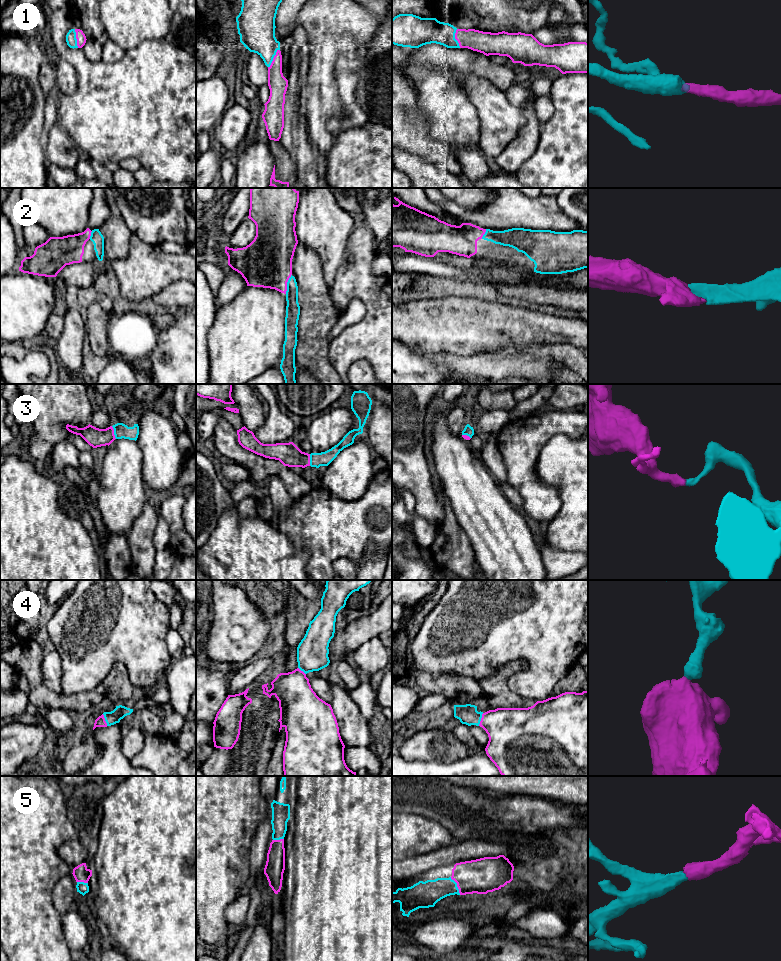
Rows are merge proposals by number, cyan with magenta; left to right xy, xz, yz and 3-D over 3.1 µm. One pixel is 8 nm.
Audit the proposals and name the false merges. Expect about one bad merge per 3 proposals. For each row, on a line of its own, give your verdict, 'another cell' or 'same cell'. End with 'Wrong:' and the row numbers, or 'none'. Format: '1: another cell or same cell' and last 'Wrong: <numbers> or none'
1: same cell
2: same cell
3: same cell
4: same cell
5: same cell
Wrong: none

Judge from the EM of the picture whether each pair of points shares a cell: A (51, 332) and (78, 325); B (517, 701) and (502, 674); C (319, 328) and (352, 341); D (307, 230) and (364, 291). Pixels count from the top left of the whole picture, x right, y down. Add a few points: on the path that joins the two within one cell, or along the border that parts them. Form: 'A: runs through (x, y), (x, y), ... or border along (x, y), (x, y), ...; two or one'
A: border along (64, 317), (63, 330), (53, 343); two
B: runs through (510, 696), (502, 688), (502, 681); one
C: border along (328, 342), (328, 359), (332, 365); two
D: border along (346, 243), (345, 263), (329, 287); two

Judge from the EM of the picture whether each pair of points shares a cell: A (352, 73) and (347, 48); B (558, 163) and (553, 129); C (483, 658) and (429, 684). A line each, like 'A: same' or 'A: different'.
A: same
B: same
C: different

